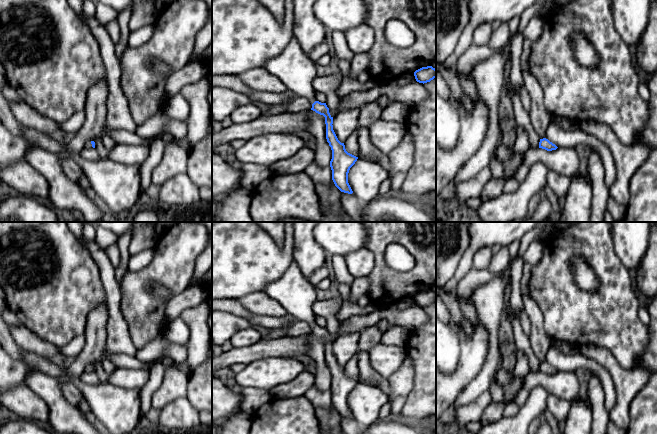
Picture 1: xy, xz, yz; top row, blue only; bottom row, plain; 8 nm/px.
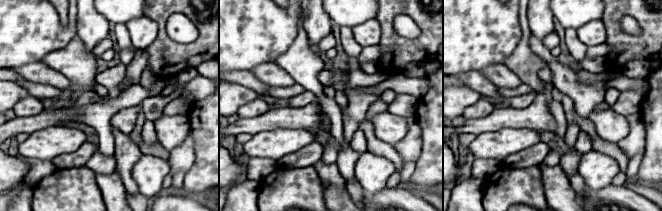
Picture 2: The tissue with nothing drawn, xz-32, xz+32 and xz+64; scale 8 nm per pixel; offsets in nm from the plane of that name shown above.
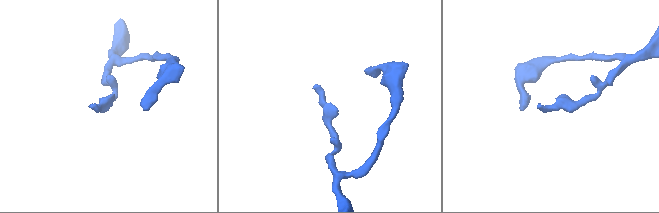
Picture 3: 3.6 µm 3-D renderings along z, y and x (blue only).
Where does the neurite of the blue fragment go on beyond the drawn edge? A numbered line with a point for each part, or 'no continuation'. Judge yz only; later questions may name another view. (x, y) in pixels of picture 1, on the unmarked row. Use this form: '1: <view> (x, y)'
no continuation

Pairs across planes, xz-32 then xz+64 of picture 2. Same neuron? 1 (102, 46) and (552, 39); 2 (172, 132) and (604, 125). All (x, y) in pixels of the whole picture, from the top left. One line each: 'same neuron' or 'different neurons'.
1: same neuron
2: same neuron

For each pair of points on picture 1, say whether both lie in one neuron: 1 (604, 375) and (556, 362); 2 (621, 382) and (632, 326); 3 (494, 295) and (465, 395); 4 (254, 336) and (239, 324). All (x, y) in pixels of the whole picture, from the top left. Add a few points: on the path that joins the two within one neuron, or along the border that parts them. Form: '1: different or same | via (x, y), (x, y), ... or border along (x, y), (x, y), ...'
1: same | via (592, 366), (585, 362), (568, 362)
2: different | border along (609, 350), (620, 365), (625, 368), (633, 368)
3: same | via (493, 320), (493, 357), (487, 371)
4: different | border along (251, 326), (237, 331), (229, 340)

